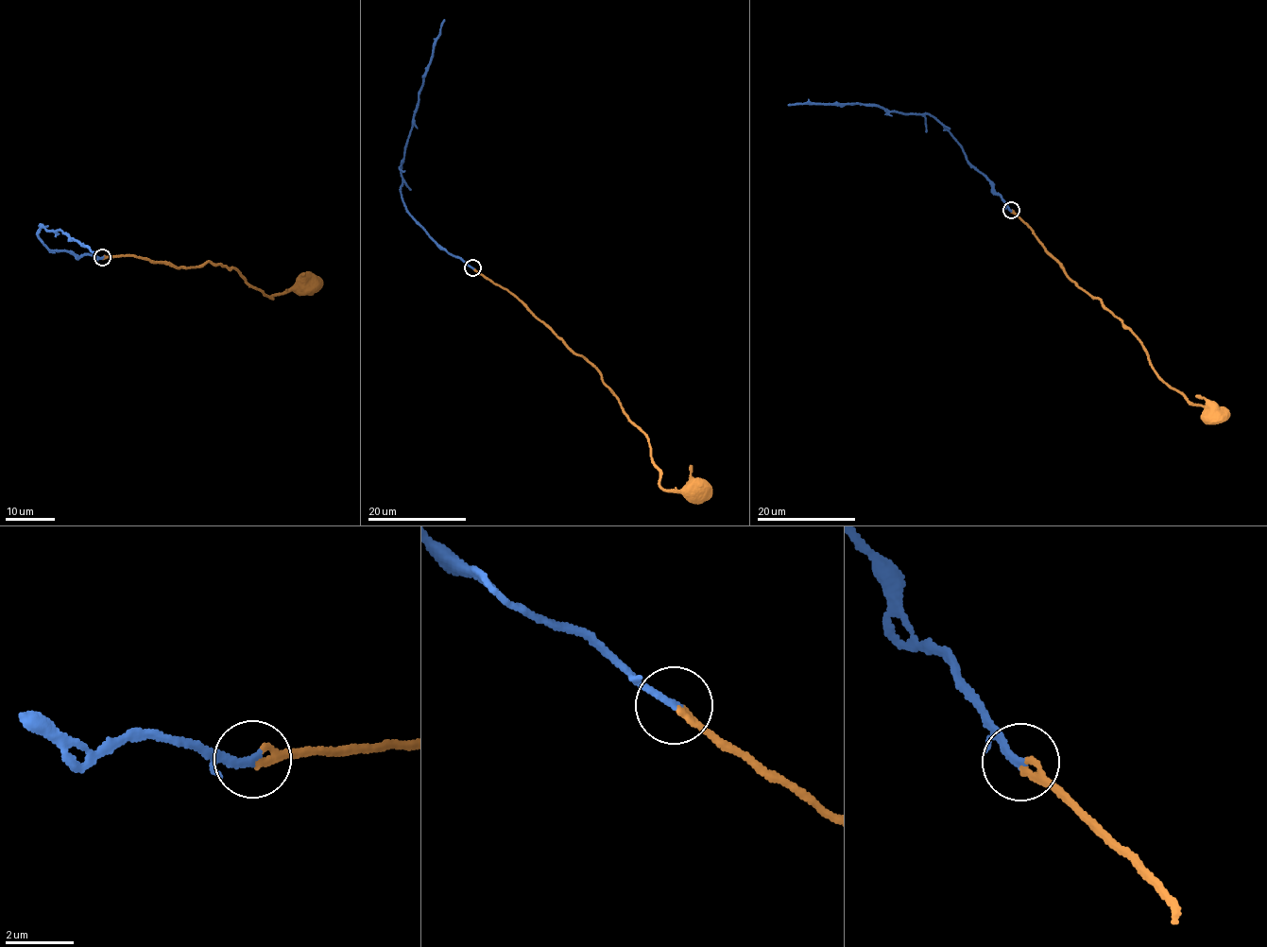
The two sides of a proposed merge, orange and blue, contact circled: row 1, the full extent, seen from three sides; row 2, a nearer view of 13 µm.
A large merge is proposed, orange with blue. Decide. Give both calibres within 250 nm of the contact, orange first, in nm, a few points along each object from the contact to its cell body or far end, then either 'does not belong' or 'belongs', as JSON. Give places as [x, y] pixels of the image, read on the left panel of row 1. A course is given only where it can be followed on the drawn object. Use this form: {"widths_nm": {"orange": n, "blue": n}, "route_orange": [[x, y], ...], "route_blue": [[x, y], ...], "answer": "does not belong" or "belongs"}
{"widths_nm": {"orange": 200, "blue": 220}, "route_orange": [[102, 258], [123, 255], [191, 267], [211, 261], [239, 272], [246, 282], [270, 297], [307, 284]], "route_blue": [[102, 257], [54, 250], [41, 240], [37, 231], [42, 224], [46, 232], [62, 231], [69, 238], [94, 252]], "answer": "belongs"}

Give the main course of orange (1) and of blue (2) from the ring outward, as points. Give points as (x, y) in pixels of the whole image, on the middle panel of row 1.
1: (472, 268), (508, 289), (574, 352), (589, 360), (646, 437), (660, 486), (696, 491)
2: (472, 267), (440, 249), (405, 209), (400, 187), (406, 143), (419, 104), (423, 75), (444, 20)

